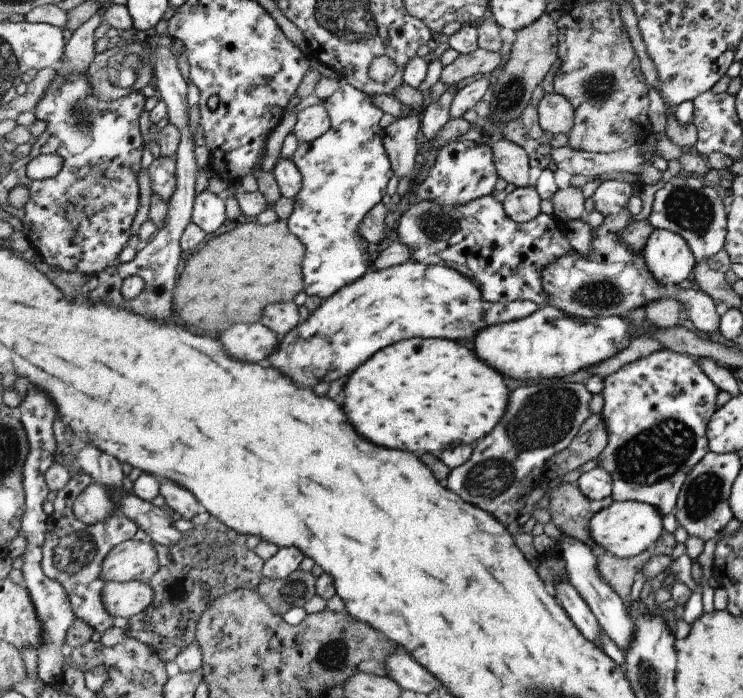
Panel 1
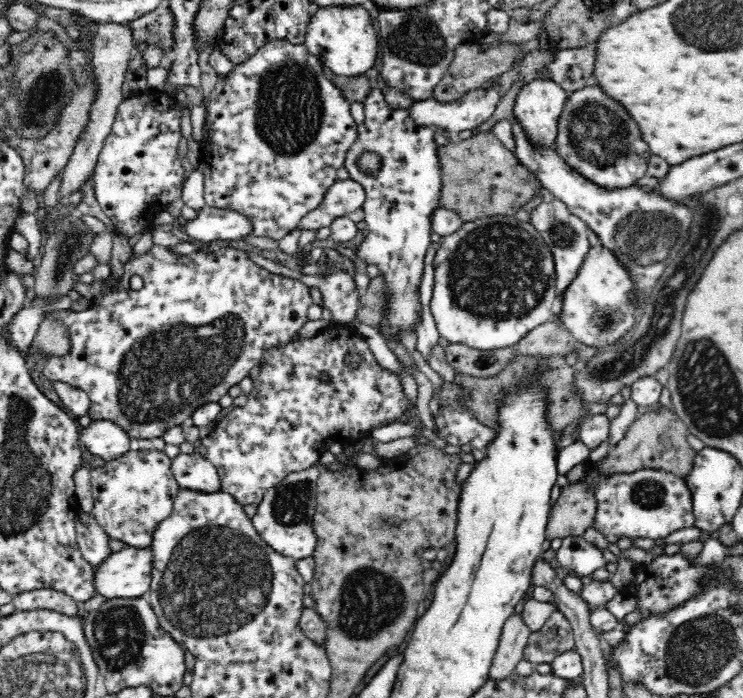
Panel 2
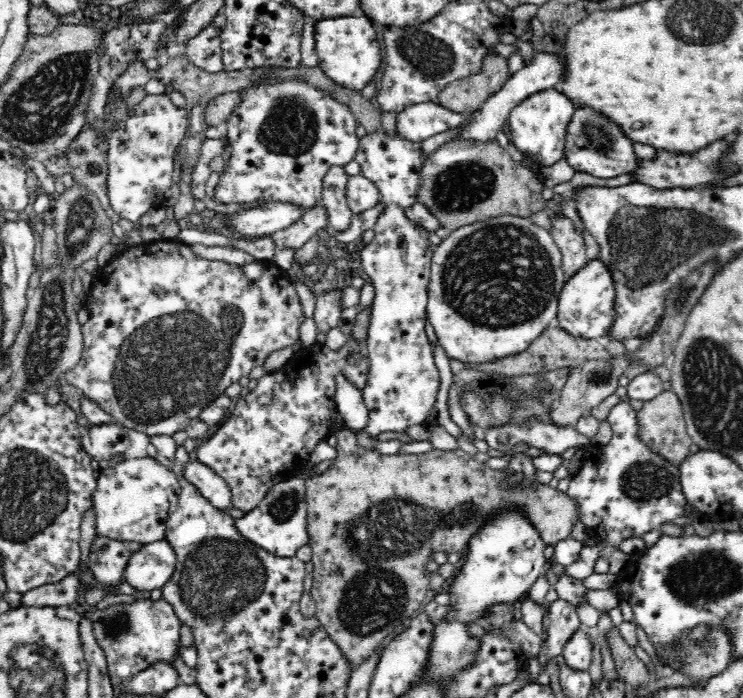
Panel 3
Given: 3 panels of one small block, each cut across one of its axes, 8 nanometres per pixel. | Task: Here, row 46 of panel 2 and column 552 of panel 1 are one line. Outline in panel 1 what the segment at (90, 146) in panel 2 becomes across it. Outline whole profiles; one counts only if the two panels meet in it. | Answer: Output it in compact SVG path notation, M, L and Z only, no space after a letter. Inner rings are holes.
M555 92L547 93L537 107L541 126L550 135L570 134L574 128L575 109L565 96Z

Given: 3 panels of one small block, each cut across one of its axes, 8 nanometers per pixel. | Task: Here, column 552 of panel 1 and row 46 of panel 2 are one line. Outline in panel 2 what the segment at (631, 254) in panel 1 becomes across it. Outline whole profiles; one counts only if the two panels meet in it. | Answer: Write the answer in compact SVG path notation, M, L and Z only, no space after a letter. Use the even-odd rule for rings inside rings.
M275 39L268 42L268 44L262 46L262 48L260 48L260 50L258 50L258 52L256 52L254 56L250 56L250 58L248 58L246 62L235 66L233 70L228 75L226 75L226 78L224 78L224 82L218 82L215 84L216 87L211 93L210 105L208 106L208 123L212 128L210 128L210 134L208 134L204 139L205 148L202 152L202 159L200 160L199 166L197 168L197 170L202 170L206 175L206 178L204 178L204 198L206 199L206 204L208 206L223 209L232 209L233 211L238 211L250 215L254 222L254 233L258 237L270 238L278 242L282 238L284 238L284 236L287 236L288 234L290 234L291 231L294 231L296 229L296 226L298 226L298 222L300 222L300 219L304 215L306 215L307 212L314 210L314 208L318 208L320 206L320 203L322 203L322 200L324 200L324 196L327 195L328 189L337 181L336 172L338 172L338 169L345 167L347 153L351 150L352 144L354 144L357 140L357 126L355 125L355 121L353 120L351 114L351 104L348 103L348 101L346 101L344 97L342 97L342 93L340 93L340 90L337 87L334 87L334 85L329 80L326 80L326 78L324 78L323 72L323 64L315 56L312 56L312 53L305 47L304 44L292 44L286 39Z

